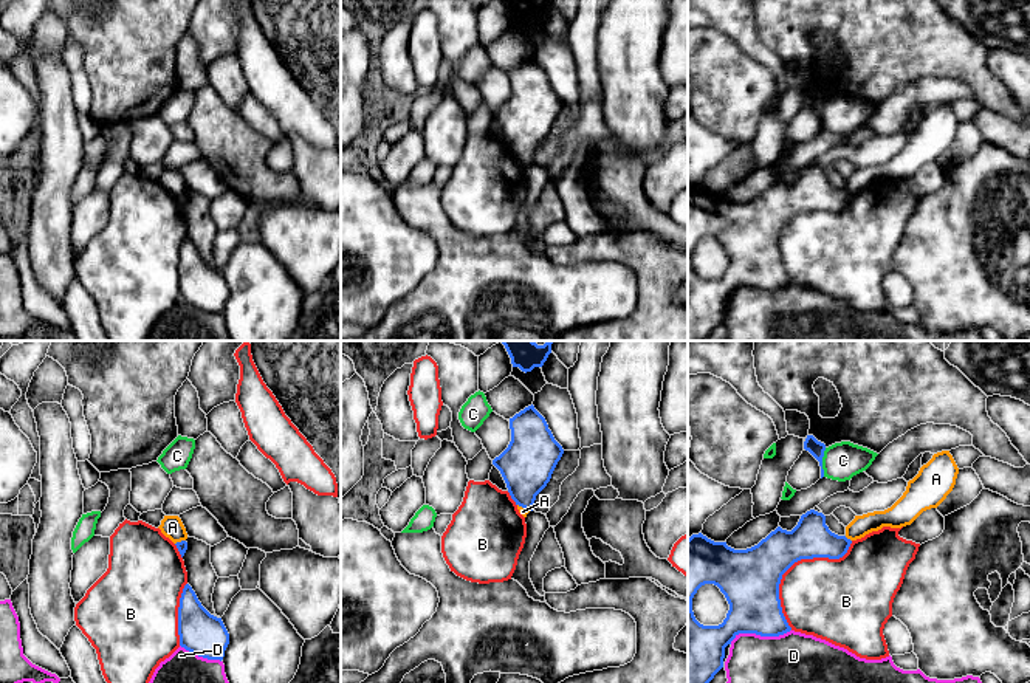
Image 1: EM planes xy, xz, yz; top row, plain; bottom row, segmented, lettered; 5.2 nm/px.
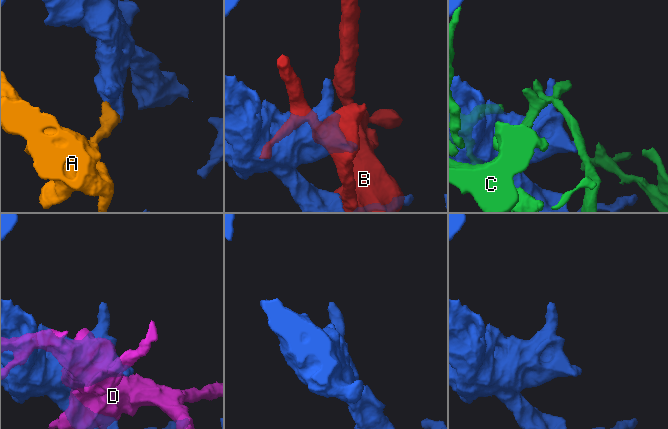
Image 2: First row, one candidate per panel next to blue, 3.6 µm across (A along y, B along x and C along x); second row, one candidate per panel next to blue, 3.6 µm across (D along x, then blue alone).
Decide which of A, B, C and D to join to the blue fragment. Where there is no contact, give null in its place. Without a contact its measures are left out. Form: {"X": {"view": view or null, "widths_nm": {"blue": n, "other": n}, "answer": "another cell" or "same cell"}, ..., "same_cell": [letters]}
{"A": {"view": "yz", "widths_nm": {"blue": 200, "other": 110}, "answer": "another cell"}, "B": {"view": "yz", "widths_nm": {"blue": 300, "other": 420}, "answer": "another cell"}, "C": {"view": "yz", "widths_nm": {"blue": 80, "other": 190}, "answer": "another cell"}, "D": {"view": "yz", "widths_nm": {"blue": 280, "other": 460}, "answer": "another cell"}, "same_cell": []}

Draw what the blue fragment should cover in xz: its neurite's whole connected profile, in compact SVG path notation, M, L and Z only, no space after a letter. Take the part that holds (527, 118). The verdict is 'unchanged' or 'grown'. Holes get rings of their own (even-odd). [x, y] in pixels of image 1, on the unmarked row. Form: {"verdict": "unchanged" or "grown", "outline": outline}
{"verdict": "unchanged", "outline": "M533 57L510 71L510 82L511 94L493 118L516 158L533 164L536 149L550 135L564 102Z"}

